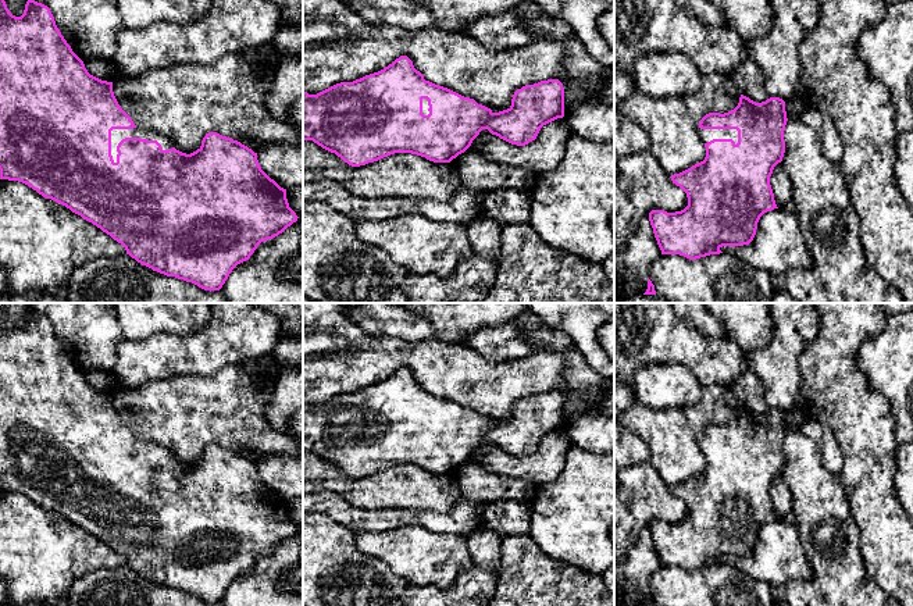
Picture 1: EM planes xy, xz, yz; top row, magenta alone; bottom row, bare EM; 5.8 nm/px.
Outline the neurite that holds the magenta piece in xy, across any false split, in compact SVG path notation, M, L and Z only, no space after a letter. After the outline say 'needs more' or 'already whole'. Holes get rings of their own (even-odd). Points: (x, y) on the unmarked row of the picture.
M0 307L0 491L22 493L43 509L65 517L121 555L126 566L142 577L167 588L192 593L210 603L220 602L232 581L249 571L261 553L278 548L299 530L289 518L286 500L281 499L261 481L257 464L240 453L217 443L208 443L203 449L201 457L196 463L186 466L176 461L165 448L138 439L120 418L113 403L113 393L101 392L88 384L83 372L72 363L57 339L50 320L31 309L25 316L24 325L15 328Z | needs more

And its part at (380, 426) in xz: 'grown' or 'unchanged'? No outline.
grown

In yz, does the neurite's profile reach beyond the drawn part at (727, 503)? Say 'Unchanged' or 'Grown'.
Grown

